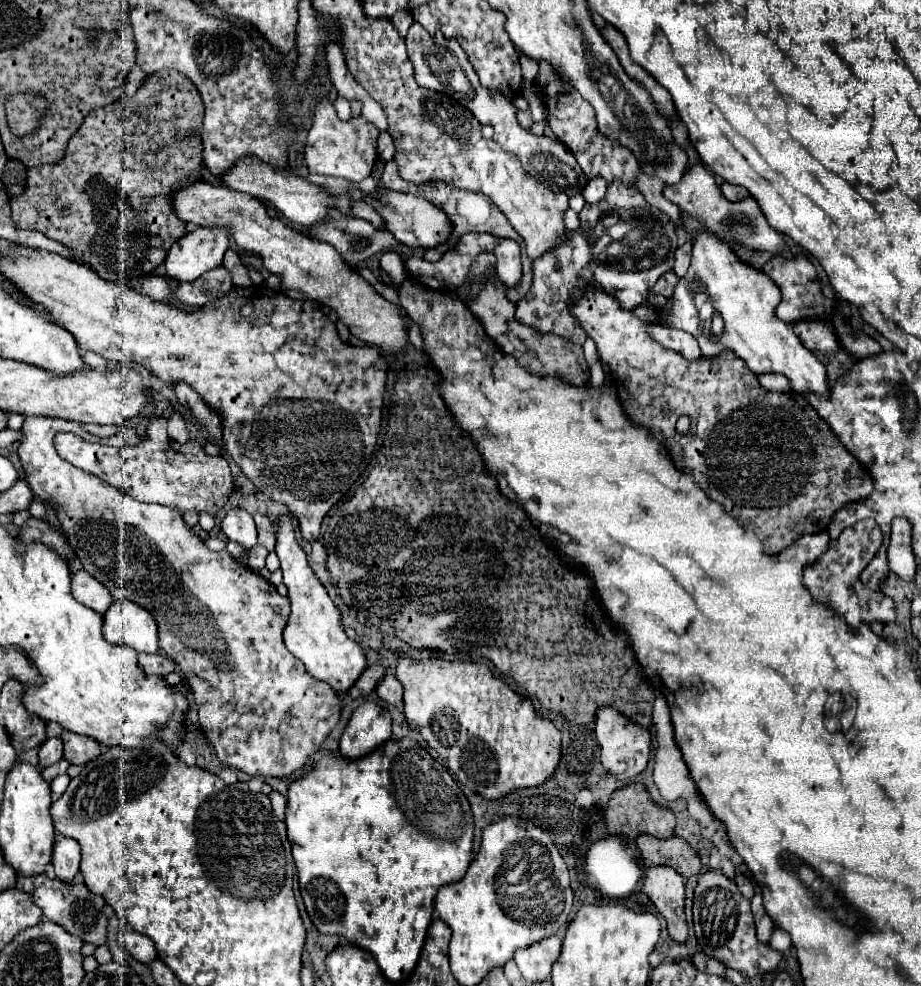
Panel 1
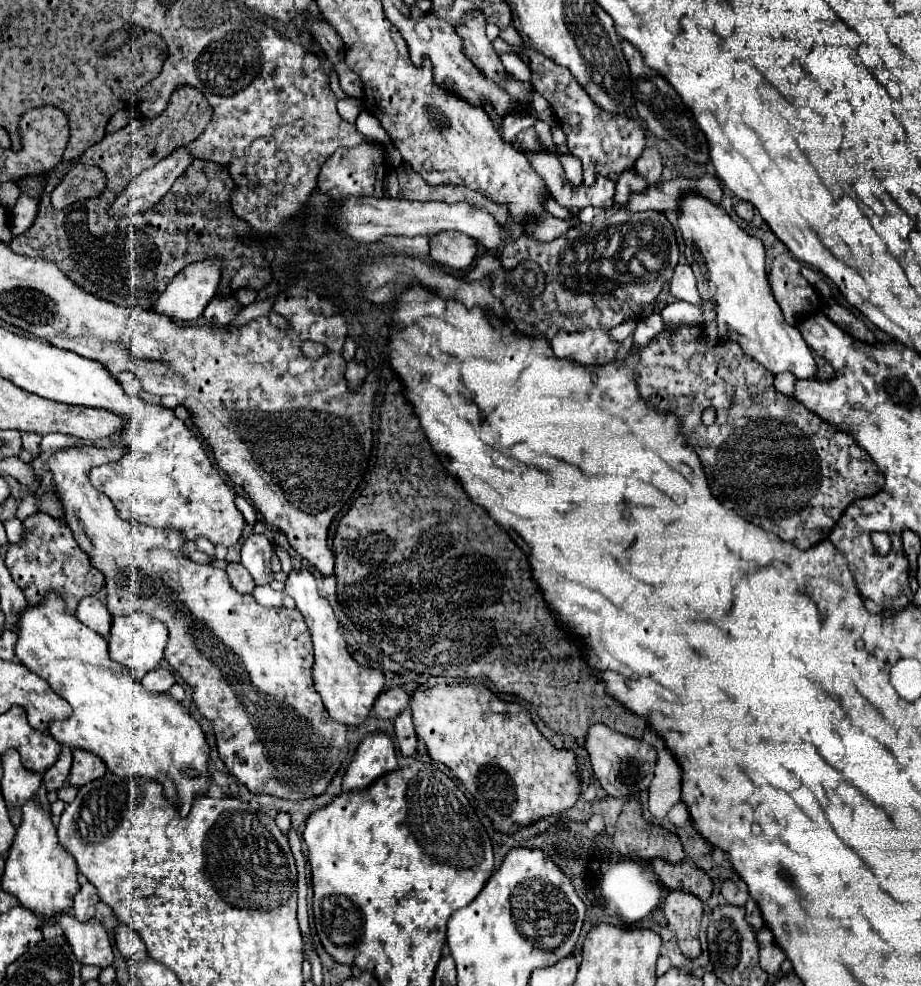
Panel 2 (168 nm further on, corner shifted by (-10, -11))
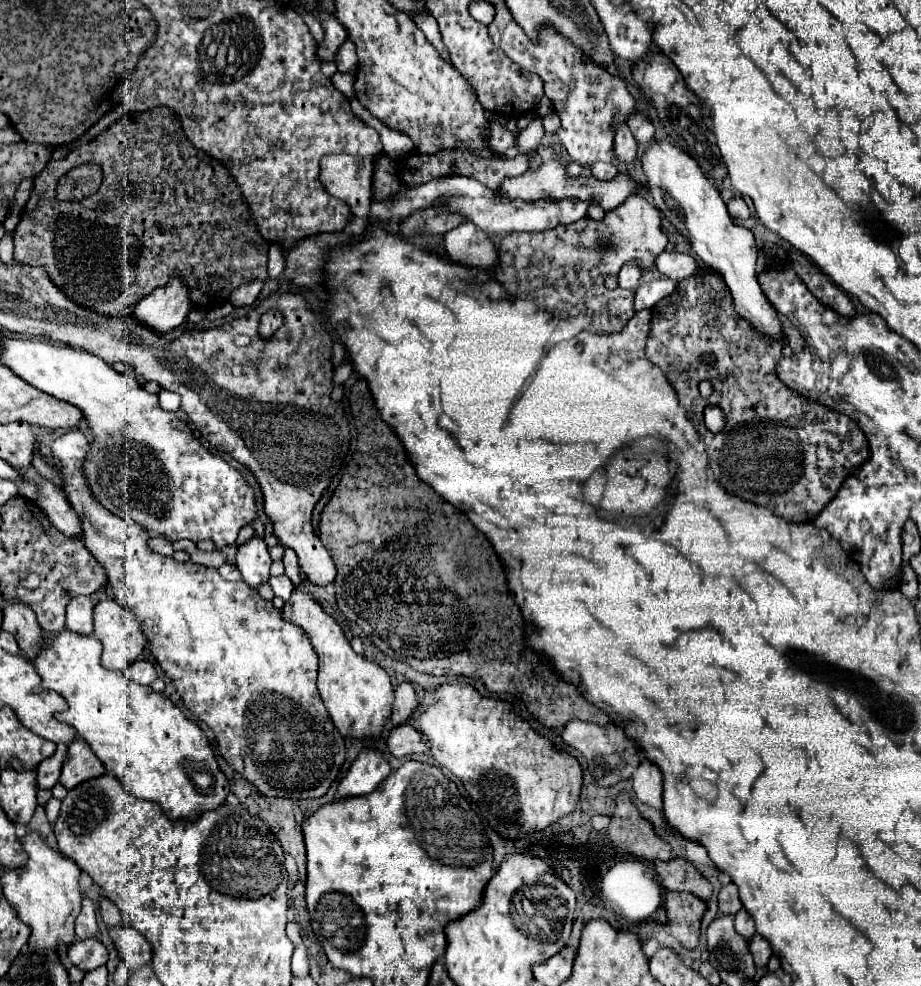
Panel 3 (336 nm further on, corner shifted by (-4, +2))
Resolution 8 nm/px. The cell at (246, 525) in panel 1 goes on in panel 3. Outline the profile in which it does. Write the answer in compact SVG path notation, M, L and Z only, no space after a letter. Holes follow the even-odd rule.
M251 538L247 544L237 548L237 568L251 588L259 588L269 580L269 550L261 538Z

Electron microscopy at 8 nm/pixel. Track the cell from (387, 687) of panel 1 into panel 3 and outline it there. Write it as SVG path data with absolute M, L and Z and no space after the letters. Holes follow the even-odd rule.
M403 724L403 728L393 728L389 732L387 746L395 758L405 760L405 758L429 752L429 740L423 740L423 738L425 736L417 732L411 724Z

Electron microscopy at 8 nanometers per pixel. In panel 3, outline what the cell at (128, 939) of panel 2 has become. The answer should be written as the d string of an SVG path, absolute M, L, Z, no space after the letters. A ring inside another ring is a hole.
M101 896L101 900L99 900L99 912L101 912L101 918L103 918L103 922L107 926L121 926L121 924L125 924L123 914L105 896Z

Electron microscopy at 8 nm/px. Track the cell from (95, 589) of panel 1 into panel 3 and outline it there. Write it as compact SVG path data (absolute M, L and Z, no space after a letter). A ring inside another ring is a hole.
M75 596L67 604L65 628L75 634L83 634L83 636L93 634L93 604L89 596Z

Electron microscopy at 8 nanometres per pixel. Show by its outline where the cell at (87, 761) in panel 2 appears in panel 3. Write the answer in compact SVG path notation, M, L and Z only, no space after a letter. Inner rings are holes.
M77 738L75 742L69 744L67 760L63 764L61 780L59 780L67 790L79 786L81 782L85 782L89 778L97 778L103 774L105 774L105 766L93 754L93 750L89 748L89 744L83 738Z

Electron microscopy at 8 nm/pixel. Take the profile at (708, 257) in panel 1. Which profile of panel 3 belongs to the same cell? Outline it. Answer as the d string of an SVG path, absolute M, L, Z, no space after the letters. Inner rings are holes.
M655 140L651 146L645 148L641 156L641 166L647 178L647 188L655 200L655 206L669 222L675 224L675 228L683 234L683 238L691 242L693 252L715 272L719 272L719 276L723 276L723 282L729 286L733 294L735 310L739 310L739 316L749 320L759 332L767 334L769 338L777 340L785 338L781 324L777 320L777 312L767 302L757 282L755 274L757 248L753 232L731 220L727 206L719 196L719 190L701 172L699 164L691 156L687 156L681 148L669 142Z

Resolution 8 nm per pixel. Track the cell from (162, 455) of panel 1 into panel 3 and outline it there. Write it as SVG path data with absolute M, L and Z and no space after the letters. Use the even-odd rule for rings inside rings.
M3 334L1 364L11 368L19 378L37 390L69 402L83 412L83 418L89 422L89 430L93 434L83 468L93 496L99 498L103 508L111 514L133 520L143 526L149 536L163 536L171 542L181 538L199 542L207 538L213 540L217 548L235 544L239 530L257 520L255 490L245 482L243 474L221 456L203 448L179 414L161 410L157 394L149 394L133 374L121 374L99 360L99 356L89 356L89 352L83 350L53 346L39 338L15 340L7 334Z

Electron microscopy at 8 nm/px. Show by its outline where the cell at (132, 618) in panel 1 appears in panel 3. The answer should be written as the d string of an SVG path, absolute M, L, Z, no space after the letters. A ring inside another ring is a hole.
M103 600L95 606L95 610L93 610L93 634L103 644L101 664L107 670L125 672L129 668L129 664L133 664L145 648L145 640L143 640L143 632L139 632L139 624L135 624L135 618L127 612L127 608L123 608L115 600Z

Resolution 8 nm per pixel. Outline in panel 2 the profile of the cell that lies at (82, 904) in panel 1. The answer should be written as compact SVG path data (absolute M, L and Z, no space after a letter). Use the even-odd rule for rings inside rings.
M59 913L57 923L61 925L75 957L83 965L107 967L113 963L113 949L105 925L99 919L79 921L71 913Z

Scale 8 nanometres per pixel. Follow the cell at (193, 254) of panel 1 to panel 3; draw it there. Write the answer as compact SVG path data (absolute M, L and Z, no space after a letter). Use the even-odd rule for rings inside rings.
M175 276L163 288L155 288L151 296L145 296L133 312L137 324L167 334L181 326L191 310L191 300L187 296L187 288L183 288L183 280Z

